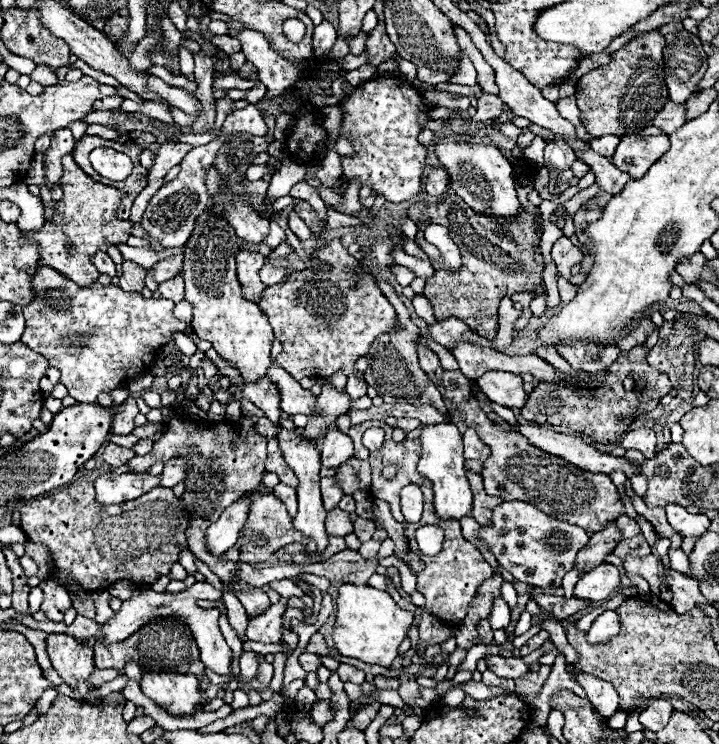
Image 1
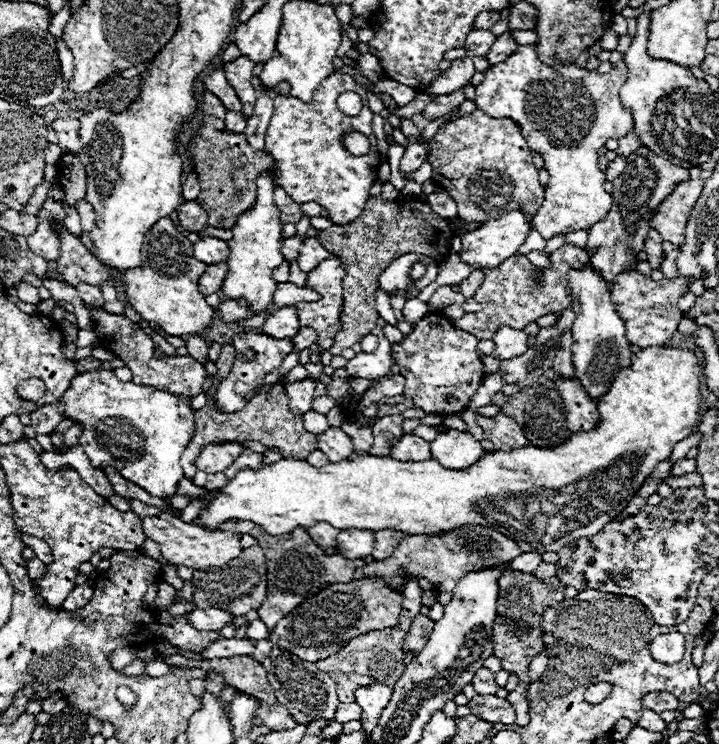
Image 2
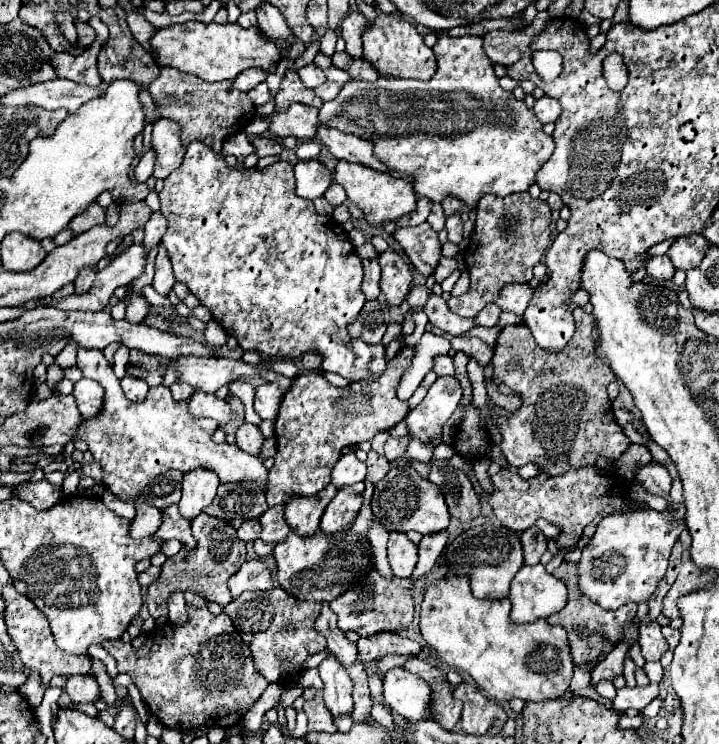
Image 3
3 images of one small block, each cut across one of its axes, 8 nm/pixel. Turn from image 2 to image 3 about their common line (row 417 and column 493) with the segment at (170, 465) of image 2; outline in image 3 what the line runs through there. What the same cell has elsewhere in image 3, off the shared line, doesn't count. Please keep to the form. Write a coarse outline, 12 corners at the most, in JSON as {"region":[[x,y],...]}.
{"region":[[482,36],[430,80],[350,80],[320,122],[372,142],[414,194],[528,190],[552,136]]}

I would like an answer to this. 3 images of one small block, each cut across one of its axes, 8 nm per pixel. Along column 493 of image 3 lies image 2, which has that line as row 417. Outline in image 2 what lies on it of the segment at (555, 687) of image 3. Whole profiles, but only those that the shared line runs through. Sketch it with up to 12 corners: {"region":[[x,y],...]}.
{"region":[[644,348],[598,428],[464,470],[370,454],[240,470],[200,512],[272,536],[594,536],[700,422],[698,358]]}

